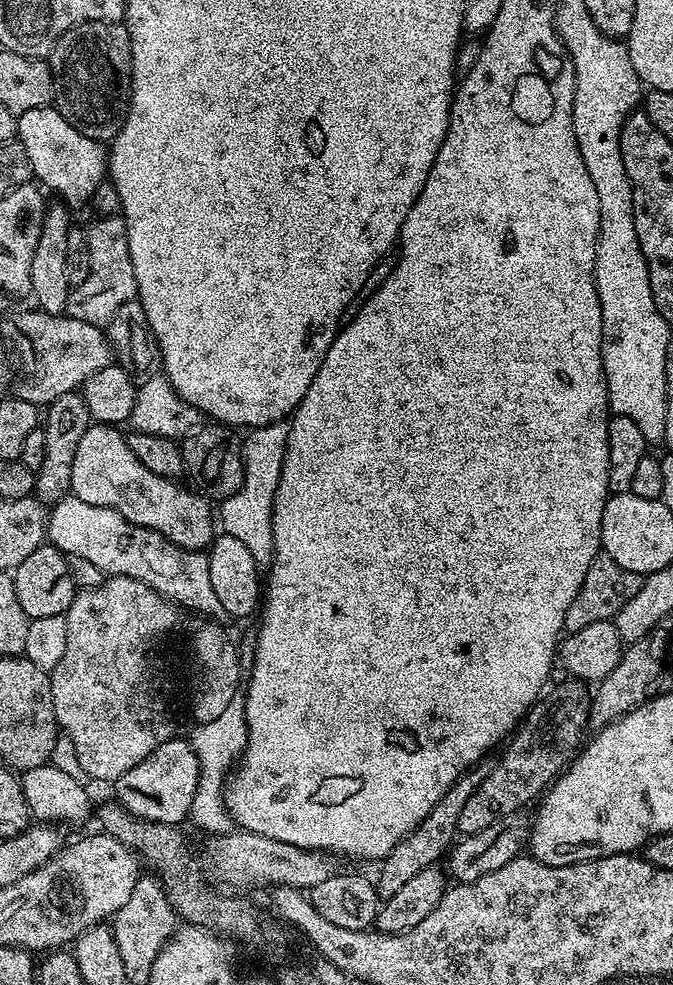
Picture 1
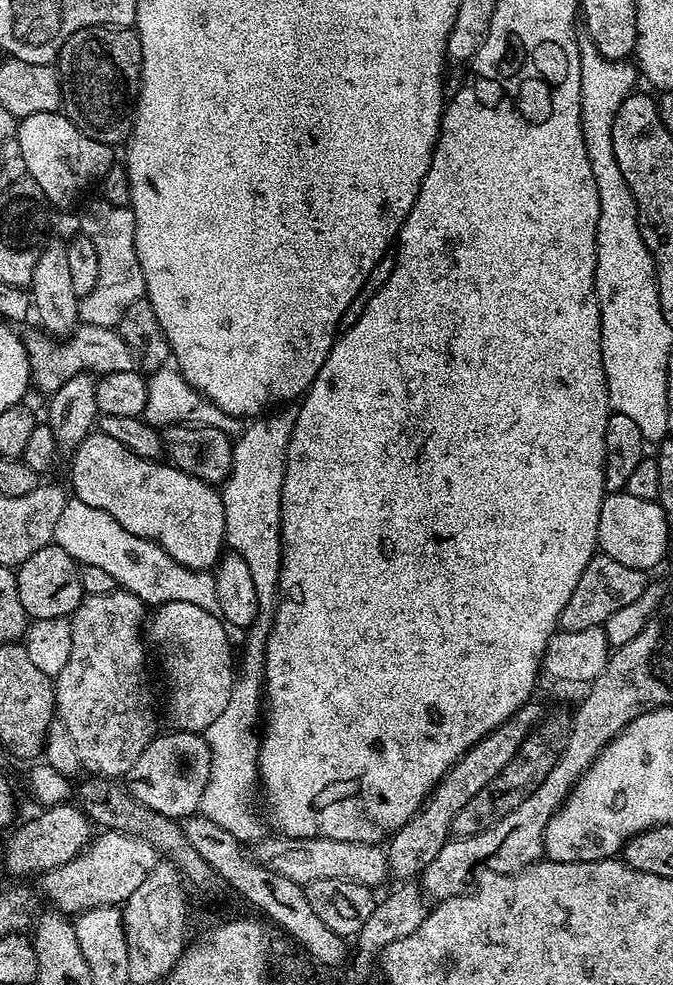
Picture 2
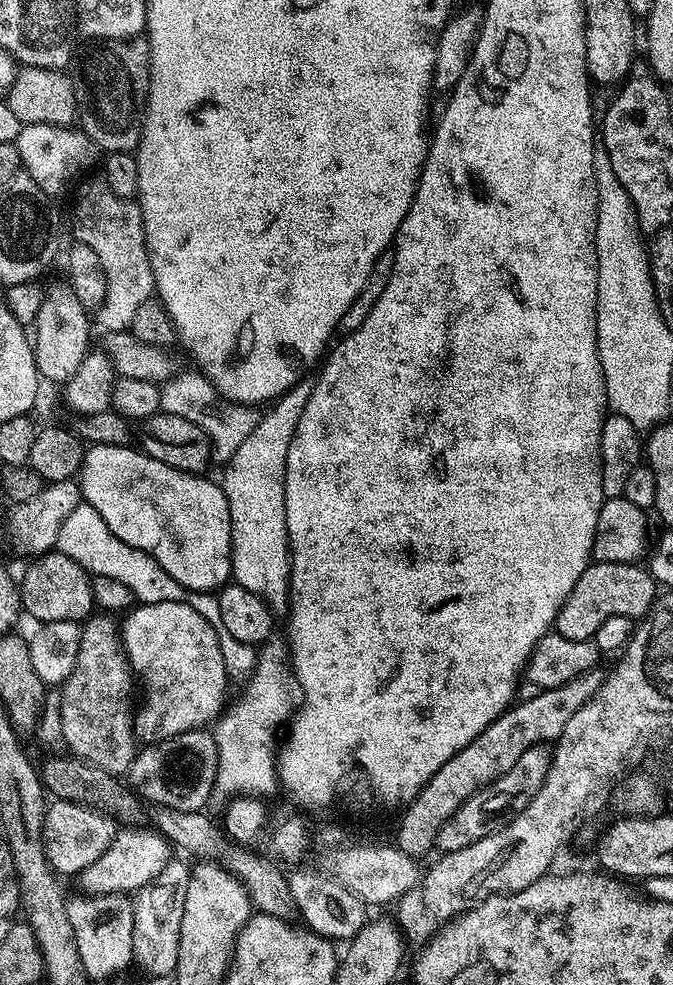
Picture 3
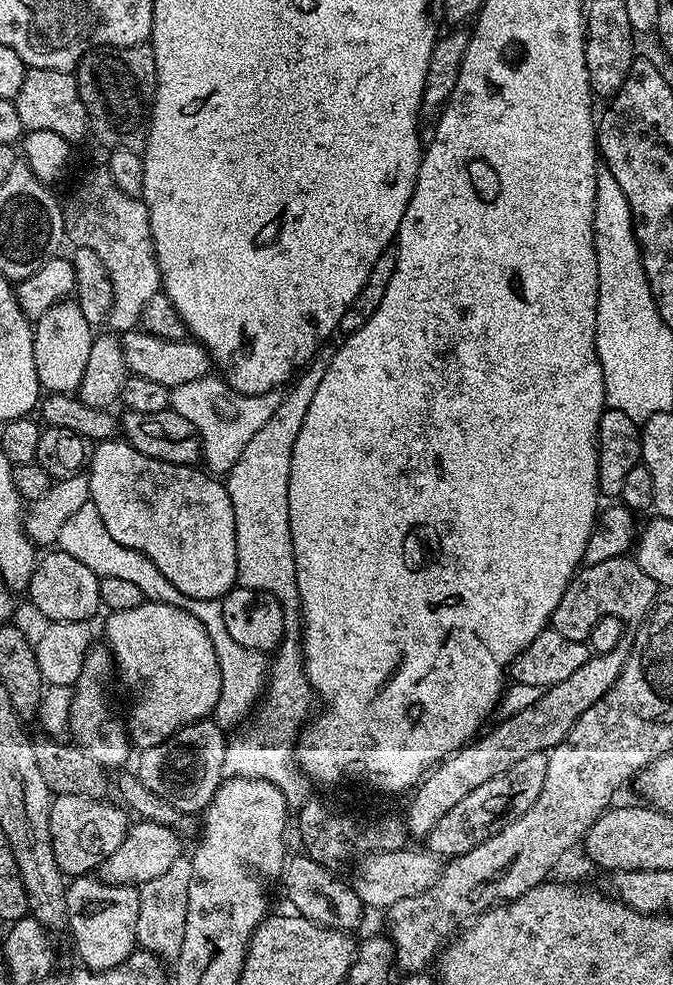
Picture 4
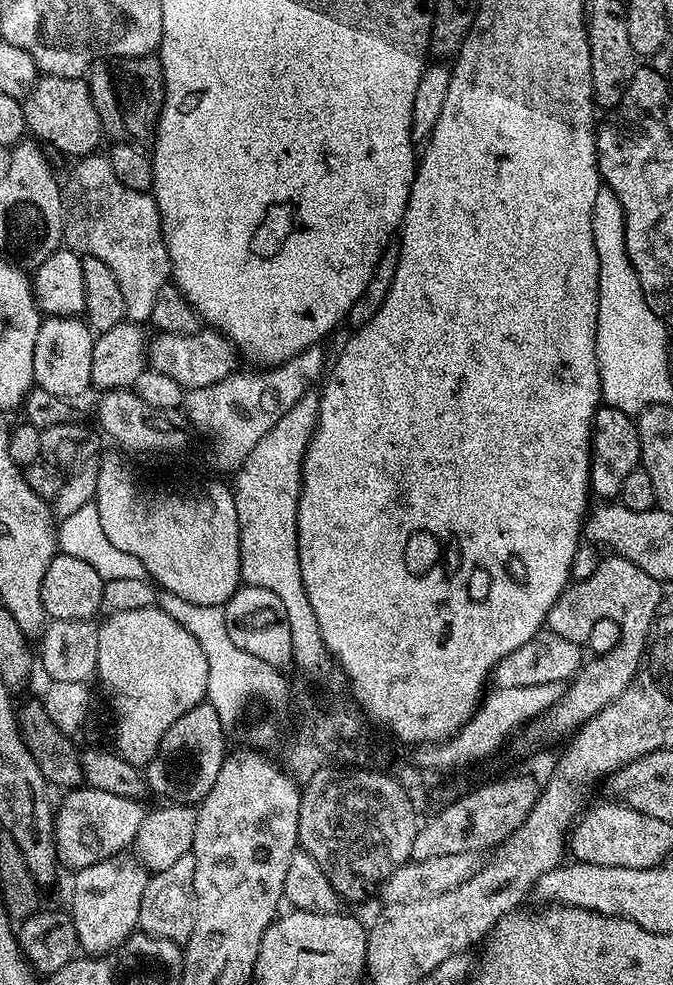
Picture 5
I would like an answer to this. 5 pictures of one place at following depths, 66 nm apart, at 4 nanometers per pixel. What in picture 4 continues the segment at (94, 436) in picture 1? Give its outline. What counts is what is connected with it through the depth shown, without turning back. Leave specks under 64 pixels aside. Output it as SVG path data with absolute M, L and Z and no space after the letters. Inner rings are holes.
M123 438L101 440L93 448L96 449L94 449L93 452L91 449L90 459L86 464L88 494L90 503L98 510L102 522L106 522L106 530L110 530L110 538L114 538L114 542L122 542L122 546L130 546L134 550L142 552L146 558L150 558L150 562L154 562L154 566L158 566L158 570L162 570L162 574L164 574L182 594L190 599L220 600L227 594L237 583L234 506L230 506L230 494L228 493L227 487L225 487L215 475L209 474L204 470L199 472L199 467L191 464L163 464L160 460L150 458L146 454L134 450L134 446Z

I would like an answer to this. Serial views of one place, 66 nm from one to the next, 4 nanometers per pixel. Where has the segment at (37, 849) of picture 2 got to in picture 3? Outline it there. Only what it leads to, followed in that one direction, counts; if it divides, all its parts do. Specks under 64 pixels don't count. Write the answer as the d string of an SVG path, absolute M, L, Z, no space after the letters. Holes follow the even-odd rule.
M53 799L47 805L44 813L44 854L53 872L64 878L67 878L67 876L75 877L83 868L90 866L90 862L94 862L95 859L102 856L104 851L112 844L112 839L116 836L117 831L117 825L111 816L103 816L92 808L75 804L69 800Z

